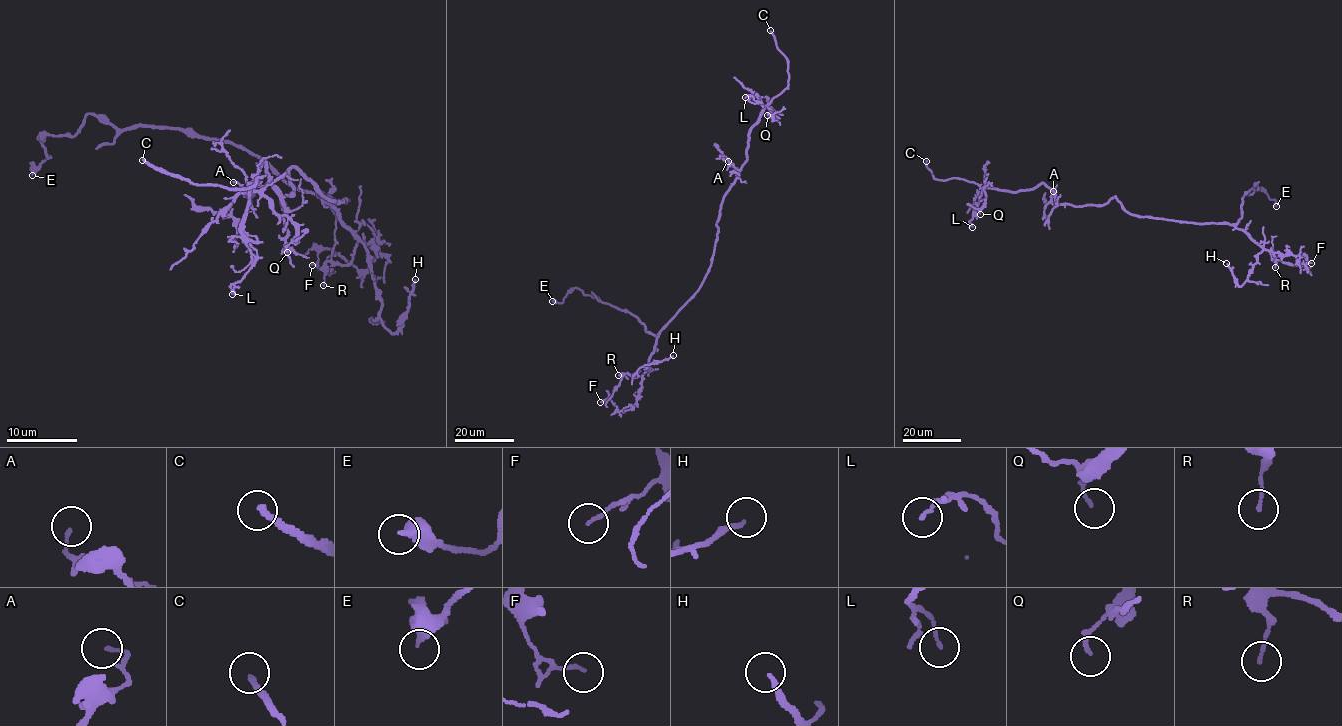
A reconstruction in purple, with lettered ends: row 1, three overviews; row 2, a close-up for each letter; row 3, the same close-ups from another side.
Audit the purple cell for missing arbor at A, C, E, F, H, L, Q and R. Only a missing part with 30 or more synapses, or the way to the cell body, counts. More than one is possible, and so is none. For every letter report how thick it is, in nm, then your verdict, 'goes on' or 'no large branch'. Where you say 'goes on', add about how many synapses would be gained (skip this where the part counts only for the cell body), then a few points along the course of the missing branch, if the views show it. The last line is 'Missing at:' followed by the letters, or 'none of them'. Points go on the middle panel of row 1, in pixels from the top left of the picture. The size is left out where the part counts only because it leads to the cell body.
A: 110 nm | no large branch
C: 200 nm | goes on
E: 340 nm | no large branch
F: 100 nm | no large branch
H: 160 nm | no large branch
L: 110 nm | no large branch
Q: 120 nm | no large branch
R: 110 nm | no large branch
Missing at: C

